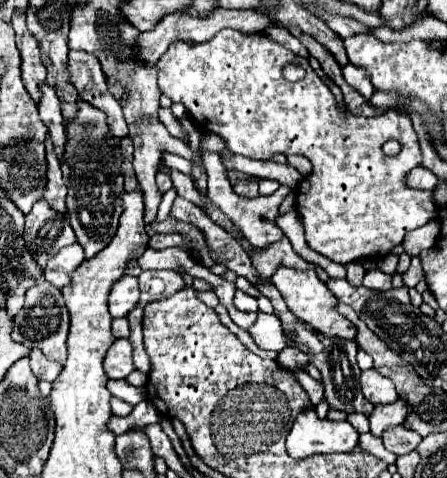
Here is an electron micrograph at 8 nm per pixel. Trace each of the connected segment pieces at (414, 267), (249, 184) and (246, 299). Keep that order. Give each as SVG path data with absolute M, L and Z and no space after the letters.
M414 256L414 258L412 258L412 264L410 264L410 268L402 274L402 278L404 278L404 284L406 284L408 288L412 288L412 286L416 286L420 280L424 280L424 268L422 268L422 262L420 262L420 256Z
M240 180L240 182L236 182L234 190L244 196L258 196L258 182L256 180Z
M236 290L234 294L234 306L242 312L258 312L258 304L256 304L256 298L244 294L242 290Z

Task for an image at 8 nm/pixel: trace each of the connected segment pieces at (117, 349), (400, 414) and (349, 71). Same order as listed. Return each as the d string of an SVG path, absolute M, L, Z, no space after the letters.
M118 338L106 358L104 358L104 370L108 374L108 378L112 380L122 380L126 378L130 372L134 372L134 362L132 362L132 344L128 338Z
M398 398L394 404L374 406L374 412L370 414L370 432L372 432L372 436L382 436L382 432L386 428L402 424L406 414L408 414L408 406L402 398Z
M348 64L342 68L342 74L344 74L344 80L364 96L364 100L370 100L370 96L374 94L374 86L370 84L366 72L354 64Z

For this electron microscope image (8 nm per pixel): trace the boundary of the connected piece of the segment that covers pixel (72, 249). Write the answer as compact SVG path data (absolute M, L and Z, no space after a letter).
M78 242L62 248L54 258L48 260L44 278L56 288L64 288L70 284L70 274L84 262L84 250Z

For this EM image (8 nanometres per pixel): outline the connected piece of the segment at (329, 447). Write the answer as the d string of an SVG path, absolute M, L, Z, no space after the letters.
M316 410L302 412L286 438L286 448L292 458L306 458L312 454L352 452L358 446L358 432L350 422L320 420Z

